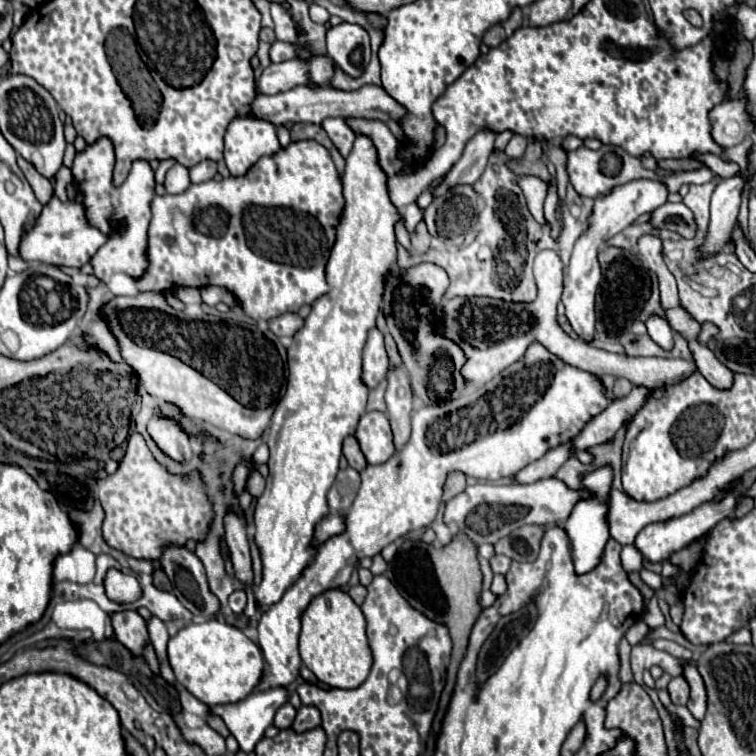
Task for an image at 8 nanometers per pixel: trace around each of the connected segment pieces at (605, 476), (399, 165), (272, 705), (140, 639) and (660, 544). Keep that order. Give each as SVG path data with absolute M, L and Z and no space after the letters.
M609 467L593 469L591 473L585 475L583 485L591 493L591 497L585 499L585 501L579 501L575 505L575 509L571 511L571 517L563 523L563 529L567 531L567 535L571 539L571 555L573 555L573 563L575 563L577 573L587 573L599 563L603 547L605 547L607 539L611 537L607 521L605 521L607 501L609 501L607 495L609 495L609 489L611 489L611 469Z
M347 119L347 123L351 125L351 129L355 133L363 133L373 139L373 143L379 151L379 165L383 167L383 171L389 177L403 173L405 161L401 161L401 157L399 157L401 141L395 139L395 135L389 131L389 127L385 123L365 121L365 119Z
M283 687L267 689L267 691L253 691L239 703L229 705L213 705L209 713L221 717L237 739L239 747L245 753L251 753L259 739L263 739L265 729L273 723L275 711L289 699L289 693Z
M117 611L117 613L111 613L111 625L113 625L113 631L115 631L115 637L125 645L129 647L135 655L145 655L151 669L155 673L159 673L159 663L157 663L157 657L155 657L155 651L149 643L149 635L147 635L147 623L145 619L137 613L137 611Z
M733 489L721 503L709 501L709 503L703 503L701 507L693 509L691 513L683 515L683 517L669 519L669 521L661 521L661 523L651 523L651 525L647 525L647 527L637 535L635 547L643 553L645 559L649 559L649 561L653 561L653 563L655 563L655 561L665 561L665 559L669 559L669 555L671 555L673 551L679 551L679 549L683 549L683 547L687 547L691 541L695 541L697 537L701 537L703 533L707 533L717 521L721 521L721 519L733 515L735 505L737 505L737 501L739 501L741 495L743 495L741 489Z

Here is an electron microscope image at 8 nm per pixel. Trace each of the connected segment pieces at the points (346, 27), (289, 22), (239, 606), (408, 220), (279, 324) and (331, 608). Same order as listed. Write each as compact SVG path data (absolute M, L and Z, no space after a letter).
M339 23L327 29L327 55L345 73L359 77L371 59L369 33L357 23Z
M271 1L271 17L275 21L275 33L279 41L287 43L297 43L297 31L295 31L295 21L289 15L287 9L281 9L275 1Z
M235 589L233 595L229 597L229 609L233 613L243 613L245 605L247 605L247 593L243 589Z
M411 203L411 205L407 205L407 207L403 209L403 217L405 217L405 229L407 229L409 233L413 233L415 225L423 219L423 213L419 211L417 203Z
M283 313L269 321L269 329L277 337L293 337L293 333L297 333L297 329L301 329L303 323L305 323L305 319L299 317L297 313Z
M327 589L317 595L303 613L299 651L303 663L329 687L359 687L371 669L371 651L365 637L365 617L343 589Z

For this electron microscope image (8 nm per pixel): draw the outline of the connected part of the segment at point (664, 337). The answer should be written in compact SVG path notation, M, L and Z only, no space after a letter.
M651 315L647 321L647 331L649 331L649 337L653 341L657 341L663 349L671 349L673 347L673 329L669 327L669 323L659 317L659 315Z

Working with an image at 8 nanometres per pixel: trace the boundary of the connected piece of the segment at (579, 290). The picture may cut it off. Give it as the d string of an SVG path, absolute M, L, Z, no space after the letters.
M635 179L625 185L617 185L609 193L595 199L595 207L589 217L589 229L583 237L577 239L575 249L571 253L571 261L569 261L567 277L565 277L565 289L561 295L561 301L565 305L565 315L573 331L579 333L585 341L591 341L595 333L595 293L601 281L601 269L597 263L599 249L609 237L623 231L631 223L635 223L643 213L649 213L661 207L667 201L667 195L669 191L665 189L665 183L653 181L653 179Z

